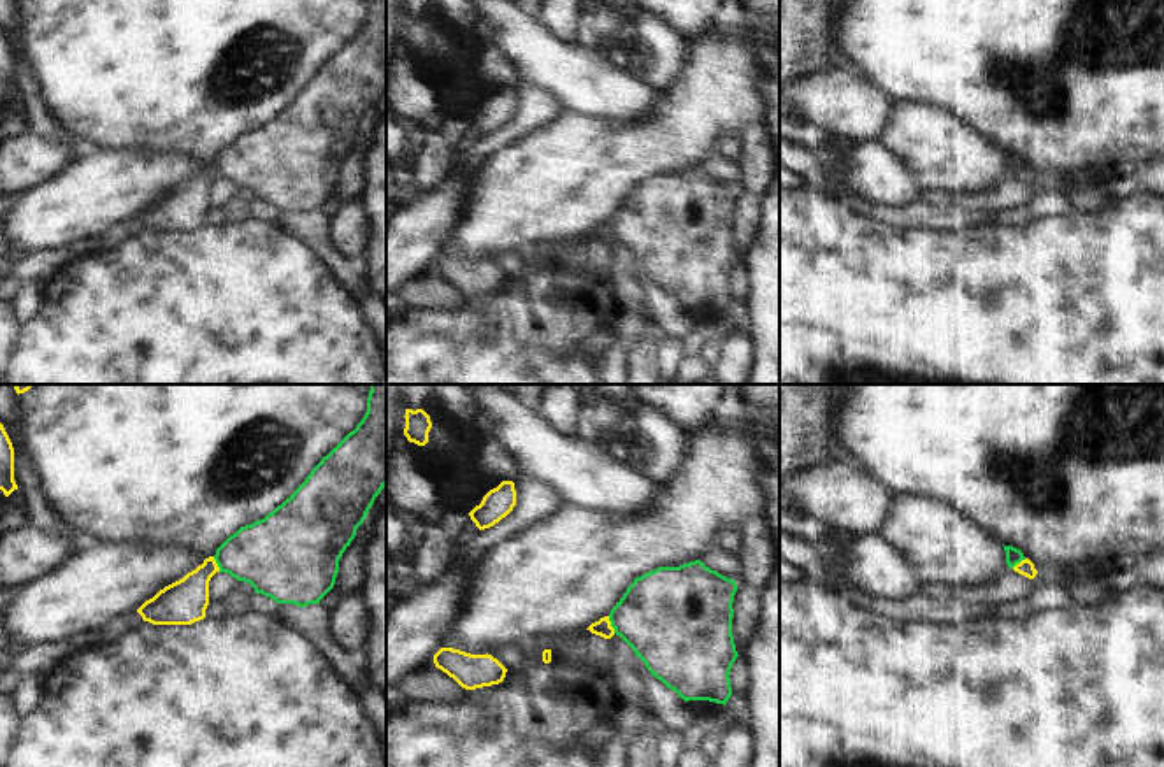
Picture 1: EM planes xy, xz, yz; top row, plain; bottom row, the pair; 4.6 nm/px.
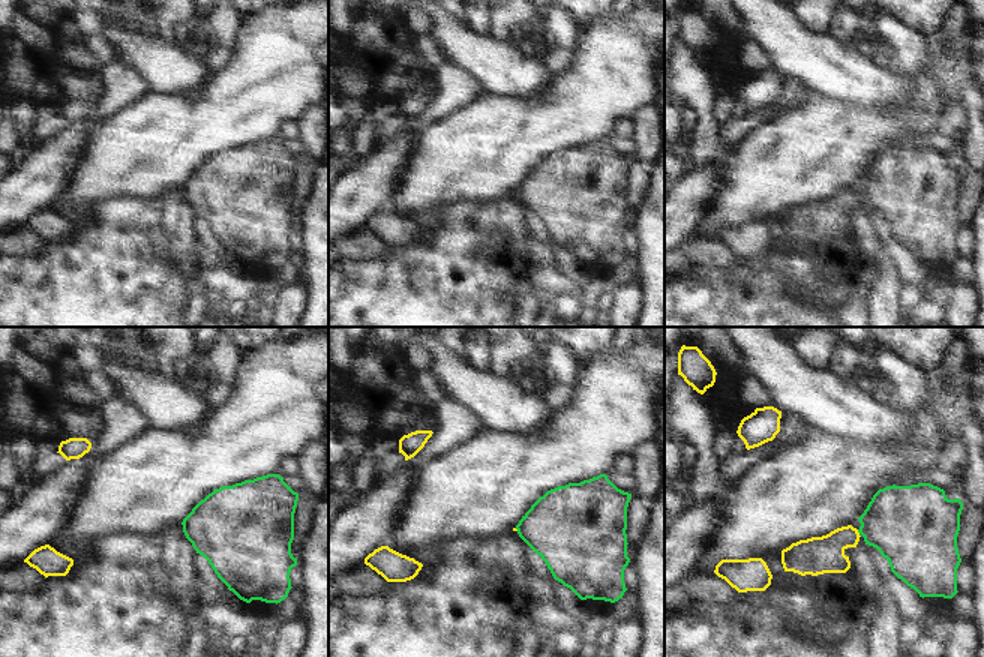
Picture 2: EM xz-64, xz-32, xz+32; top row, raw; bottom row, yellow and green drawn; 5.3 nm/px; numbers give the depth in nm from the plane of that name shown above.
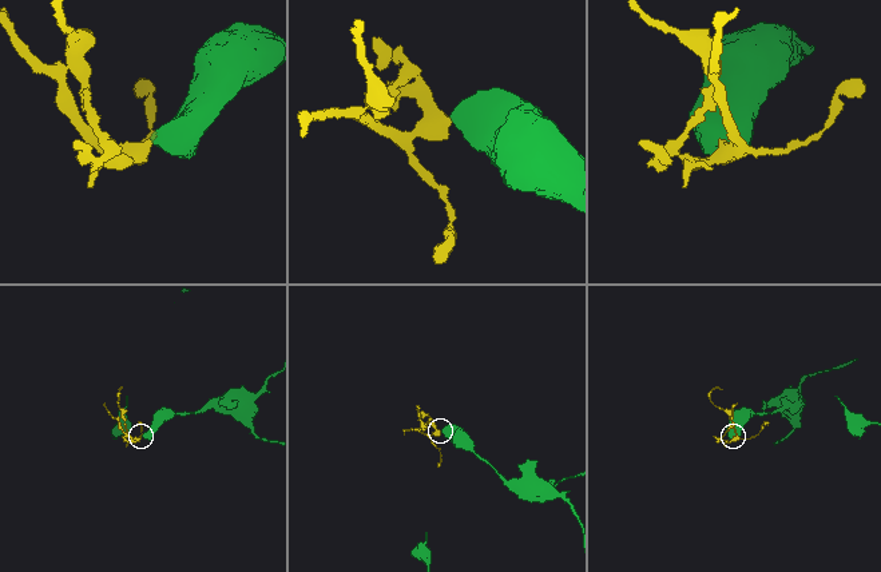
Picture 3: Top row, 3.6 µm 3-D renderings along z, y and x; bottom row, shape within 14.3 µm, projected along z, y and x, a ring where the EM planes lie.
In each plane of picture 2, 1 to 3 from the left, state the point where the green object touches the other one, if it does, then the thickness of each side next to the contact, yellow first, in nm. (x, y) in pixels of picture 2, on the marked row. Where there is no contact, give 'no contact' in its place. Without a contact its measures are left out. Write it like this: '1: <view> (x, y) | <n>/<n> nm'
1: no contact
2: no contact
3: xz+32 (857, 531) | 200/400 nm

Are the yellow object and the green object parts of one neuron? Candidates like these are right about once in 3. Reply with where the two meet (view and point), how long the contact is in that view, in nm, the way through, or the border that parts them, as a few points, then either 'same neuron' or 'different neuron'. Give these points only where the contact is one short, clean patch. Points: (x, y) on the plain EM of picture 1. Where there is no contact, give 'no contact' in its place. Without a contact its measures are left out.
meets yellow in xz at (610, 232); contact 90 nm long; border along xz (608, 223), (615, 239); different neuron

